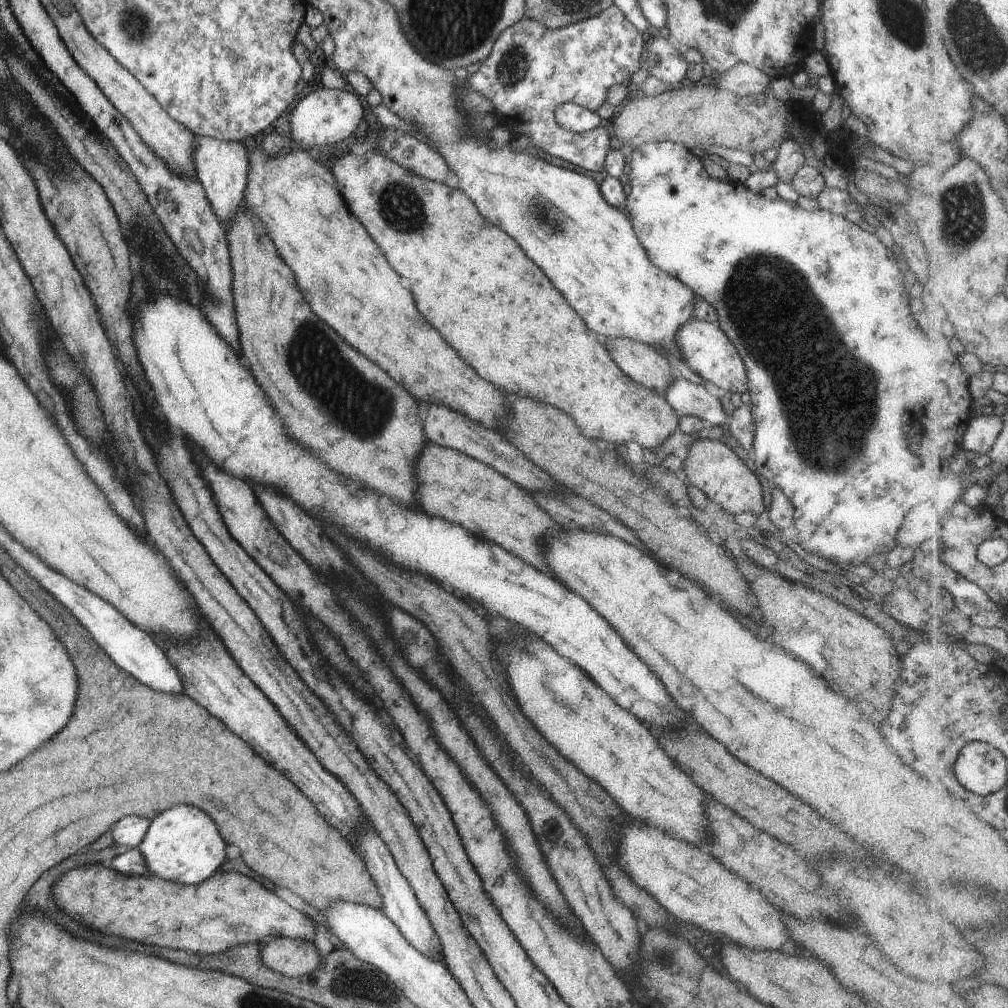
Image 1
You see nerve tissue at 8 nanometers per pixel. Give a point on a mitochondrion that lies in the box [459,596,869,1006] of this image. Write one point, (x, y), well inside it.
(662, 957)

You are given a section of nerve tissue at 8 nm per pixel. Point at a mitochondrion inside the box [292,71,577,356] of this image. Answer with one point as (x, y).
(401, 207)

